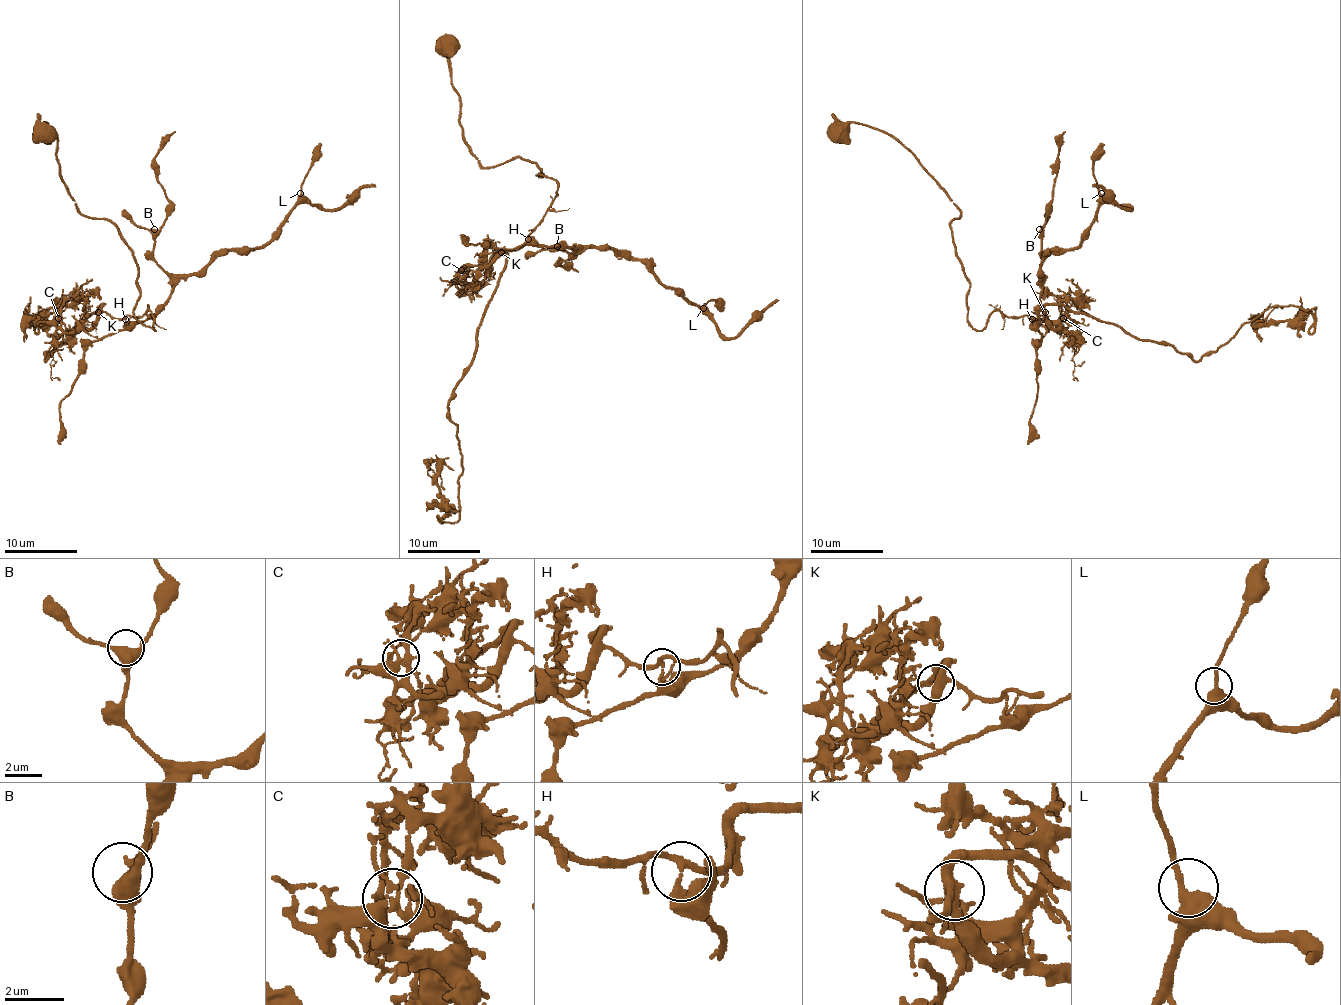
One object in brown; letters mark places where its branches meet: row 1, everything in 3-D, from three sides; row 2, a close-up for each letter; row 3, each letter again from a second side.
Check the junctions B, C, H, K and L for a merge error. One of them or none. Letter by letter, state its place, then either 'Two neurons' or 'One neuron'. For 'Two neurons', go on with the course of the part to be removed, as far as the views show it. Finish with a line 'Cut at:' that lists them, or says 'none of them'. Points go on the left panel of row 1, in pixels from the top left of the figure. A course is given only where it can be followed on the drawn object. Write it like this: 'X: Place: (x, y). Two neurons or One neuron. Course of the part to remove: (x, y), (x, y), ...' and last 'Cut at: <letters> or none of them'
B: Place: (154, 229). One neuron
C: Place: (58, 318). One neuron
H: Place: (125, 319). Two neurons. Course of the part to remove: (125, 320), (146, 320), (181, 278), (219, 255), (255, 251), (300, 202), (338, 209), (376, 186)
K: Place: (98, 312). One neuron
L: Place: (300, 193). One neuron
Cut at: H

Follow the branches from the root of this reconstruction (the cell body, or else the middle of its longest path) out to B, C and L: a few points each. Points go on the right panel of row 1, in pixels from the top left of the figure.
B: (1041, 318), (1032, 323), (1039, 320), (1039, 229)
C: (1041, 318), (1043, 312), (1056, 329), (1063, 329), (1063, 318)
L: (1041, 318), (1032, 323), (1039, 320), (1041, 262), (1052, 251), (1072, 251), (1079, 244), (1095, 218), (1101, 193)

